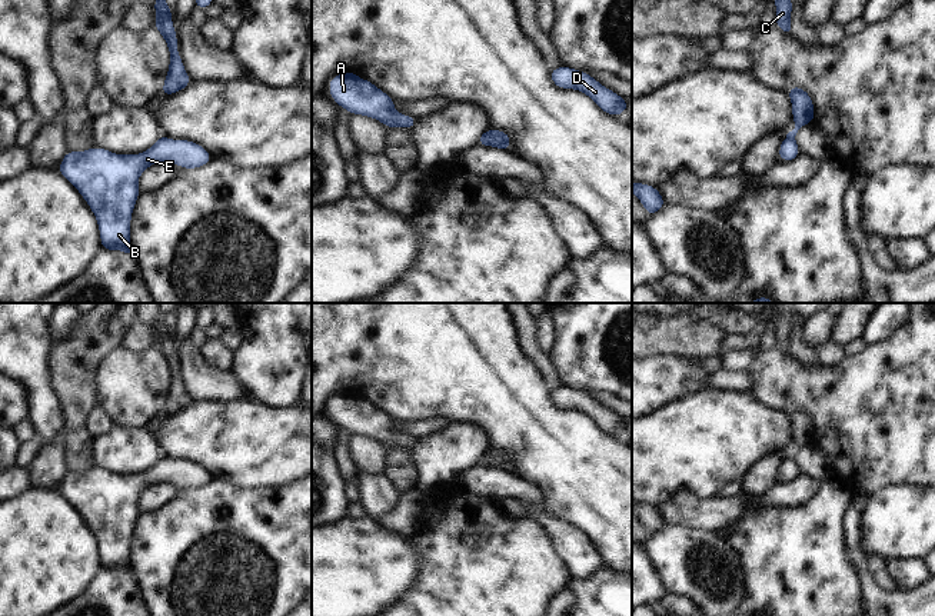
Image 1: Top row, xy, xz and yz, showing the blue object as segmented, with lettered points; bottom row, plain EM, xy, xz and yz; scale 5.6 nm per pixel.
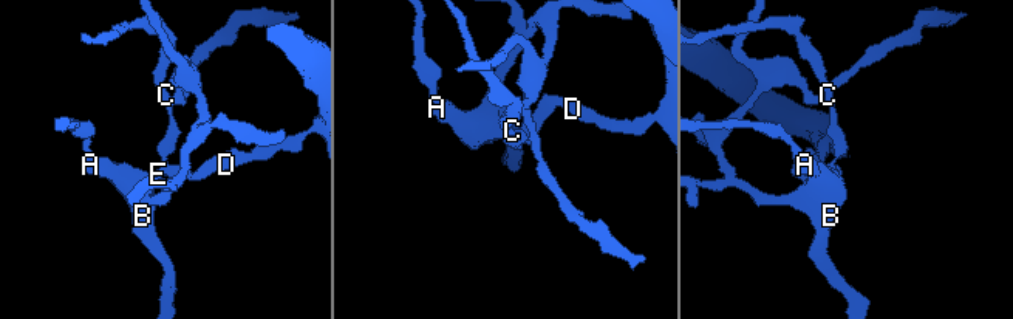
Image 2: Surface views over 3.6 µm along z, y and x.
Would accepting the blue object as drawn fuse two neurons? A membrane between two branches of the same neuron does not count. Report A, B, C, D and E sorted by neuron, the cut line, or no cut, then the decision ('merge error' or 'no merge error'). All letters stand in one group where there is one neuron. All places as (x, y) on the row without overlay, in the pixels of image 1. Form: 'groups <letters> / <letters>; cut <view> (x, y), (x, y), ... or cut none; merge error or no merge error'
groups A B D E / C; cut yz (787, 458), (794, 460); merge error

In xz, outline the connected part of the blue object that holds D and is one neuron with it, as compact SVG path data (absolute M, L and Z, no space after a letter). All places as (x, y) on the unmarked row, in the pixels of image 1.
M566 386L550 390L550 399L559 409L575 409L588 414L600 430L612 436L620 436L628 430L626 417L603 407L586 392L579 392Z

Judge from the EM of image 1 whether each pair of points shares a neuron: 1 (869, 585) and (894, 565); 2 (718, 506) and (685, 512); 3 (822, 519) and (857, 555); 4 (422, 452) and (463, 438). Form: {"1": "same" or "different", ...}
{"1": "different", "2": "same", "3": "different", "4": "same"}

